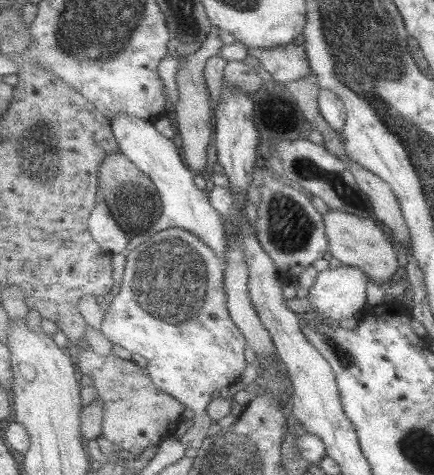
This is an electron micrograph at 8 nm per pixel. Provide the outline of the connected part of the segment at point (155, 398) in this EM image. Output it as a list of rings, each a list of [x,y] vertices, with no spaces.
[[[84,345],[81,349],[76,349],[76,361],[81,368],[81,372],[86,373],[91,380],[91,386],[95,387],[101,397],[103,397],[103,436],[122,449],[133,455],[140,457],[141,453],[149,446],[158,445],[167,437],[174,436],[179,422],[183,422],[183,412],[185,404],[171,396],[168,392],[161,390],[152,379],[148,367],[143,368],[137,362],[121,358],[112,352],[110,356],[101,356],[90,346]]]

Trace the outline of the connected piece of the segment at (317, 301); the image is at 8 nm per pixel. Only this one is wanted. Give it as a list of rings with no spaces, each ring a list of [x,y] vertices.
[[[344,264],[334,270],[320,271],[314,285],[309,289],[307,298],[314,306],[317,316],[336,321],[354,318],[353,316],[367,305],[367,277],[369,276],[361,269]]]

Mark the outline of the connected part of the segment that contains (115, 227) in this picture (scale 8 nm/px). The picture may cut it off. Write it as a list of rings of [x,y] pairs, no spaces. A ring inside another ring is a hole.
[[[101,200],[90,216],[90,232],[101,248],[106,251],[115,254],[127,253],[132,236],[121,228],[111,209]]]

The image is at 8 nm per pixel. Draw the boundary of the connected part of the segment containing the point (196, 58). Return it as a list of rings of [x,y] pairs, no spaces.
[[[215,27],[205,43],[194,53],[187,55],[187,60],[177,66],[176,86],[178,87],[178,102],[175,106],[176,120],[182,139],[183,156],[185,162],[194,170],[200,173],[207,168],[207,152],[209,152],[209,142],[211,142],[211,130],[213,130],[213,113],[211,110],[211,96],[209,88],[205,82],[205,68],[207,60],[212,56],[218,56],[223,48],[223,42],[219,38],[219,28]]]

